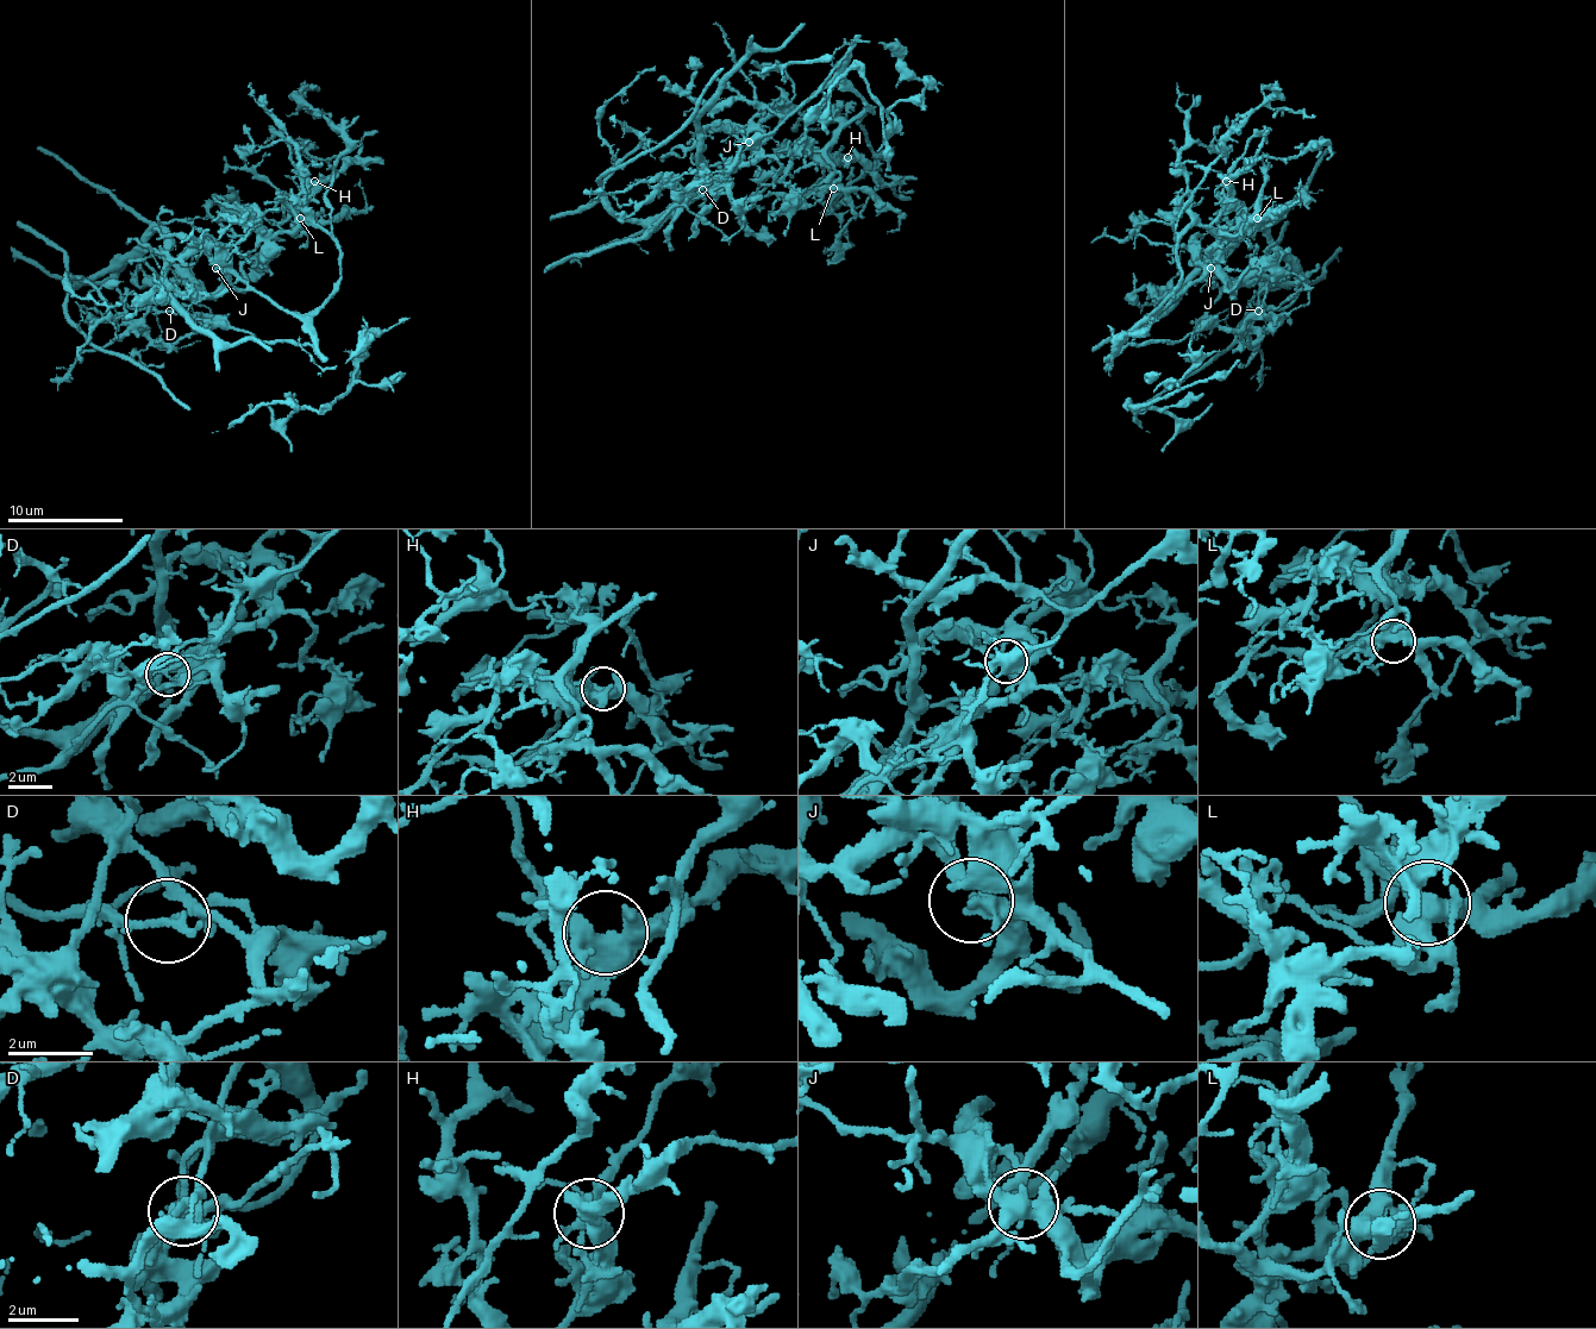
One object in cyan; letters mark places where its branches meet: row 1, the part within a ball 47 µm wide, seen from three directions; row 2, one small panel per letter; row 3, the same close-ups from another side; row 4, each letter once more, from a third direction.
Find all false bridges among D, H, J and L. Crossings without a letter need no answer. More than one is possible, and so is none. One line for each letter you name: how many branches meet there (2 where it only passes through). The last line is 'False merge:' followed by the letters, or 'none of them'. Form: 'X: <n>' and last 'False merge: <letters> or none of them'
D: 4
False merge: D

